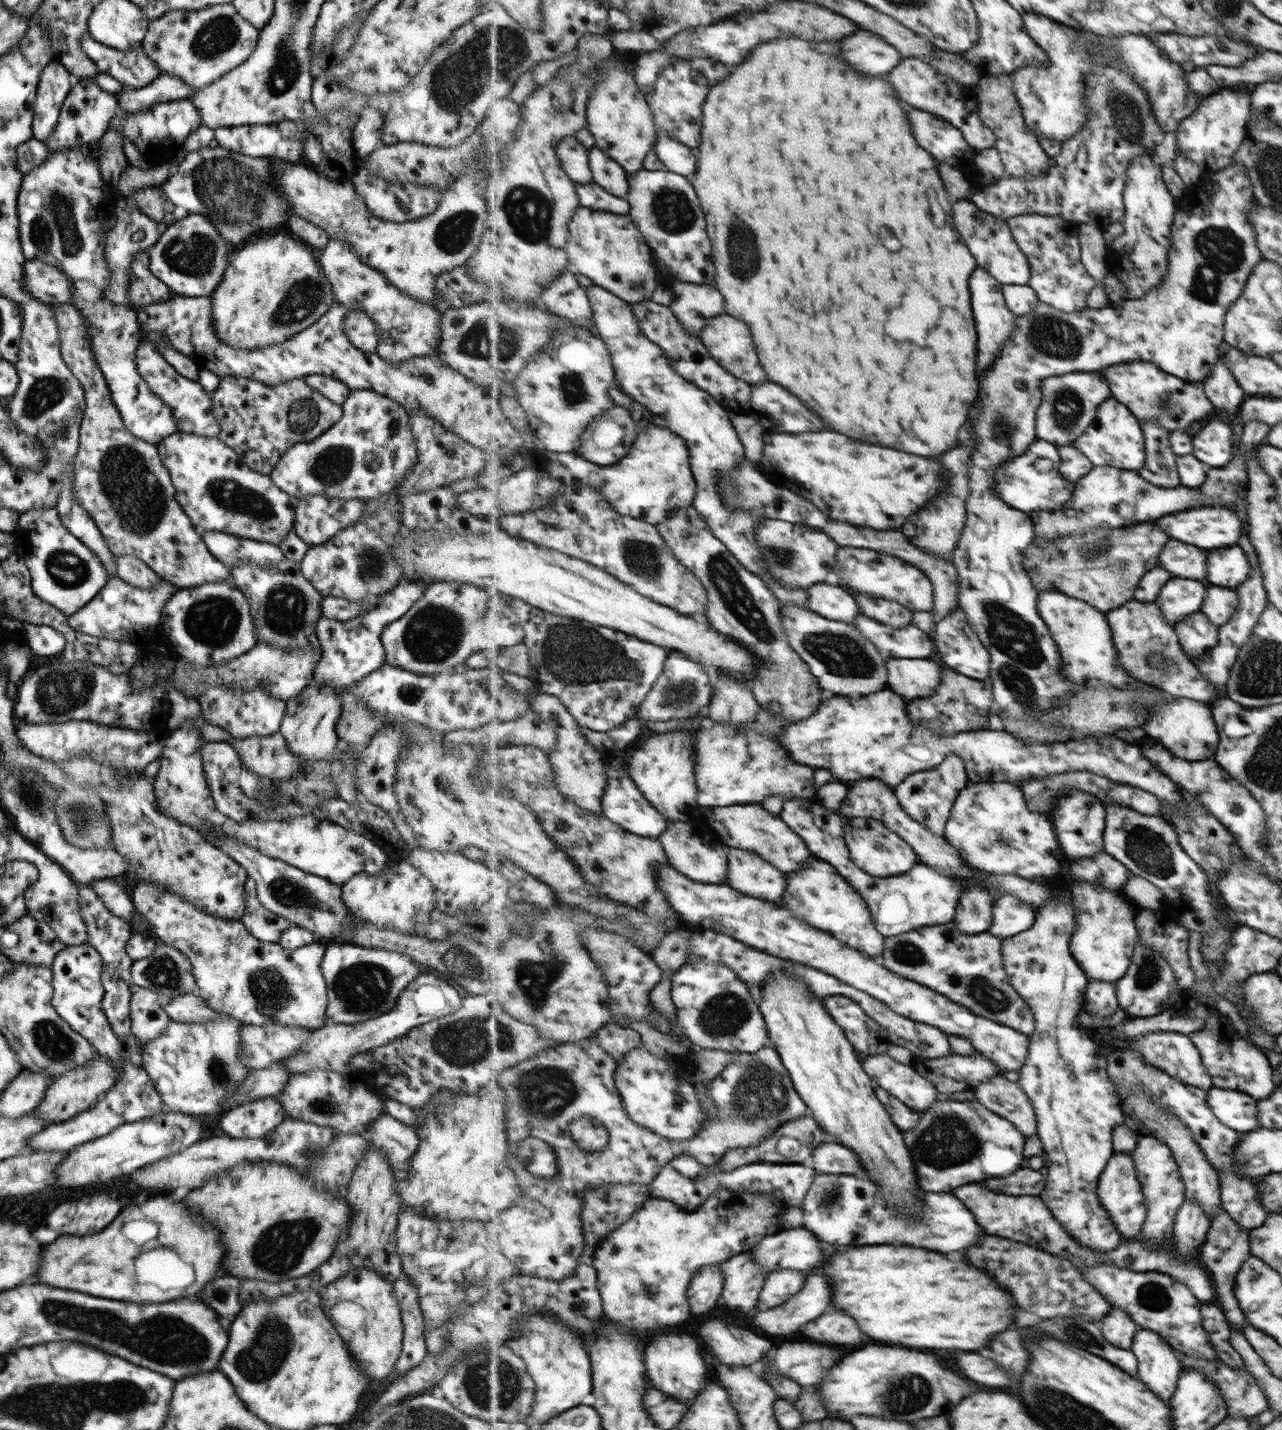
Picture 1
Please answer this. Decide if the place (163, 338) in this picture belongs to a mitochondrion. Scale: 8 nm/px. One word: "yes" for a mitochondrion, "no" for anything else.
no

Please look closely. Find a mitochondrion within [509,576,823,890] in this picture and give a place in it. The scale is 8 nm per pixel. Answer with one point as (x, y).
(572, 652)

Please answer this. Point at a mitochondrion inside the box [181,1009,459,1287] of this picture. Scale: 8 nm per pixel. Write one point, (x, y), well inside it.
(279, 1248)

